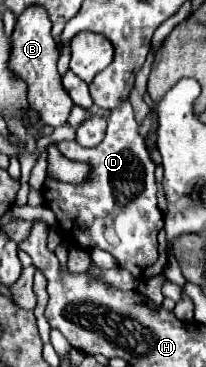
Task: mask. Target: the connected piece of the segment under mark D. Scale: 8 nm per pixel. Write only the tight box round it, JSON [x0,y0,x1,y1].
[45,102,167,280]

